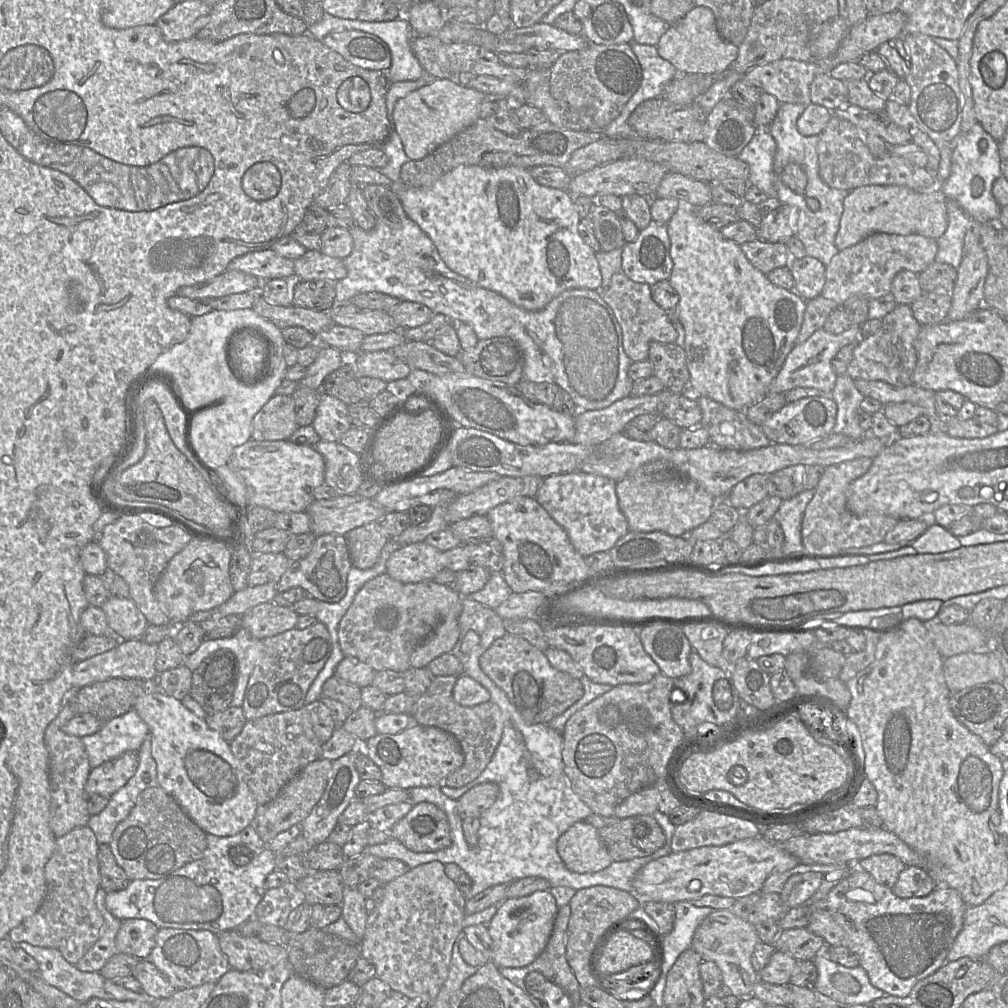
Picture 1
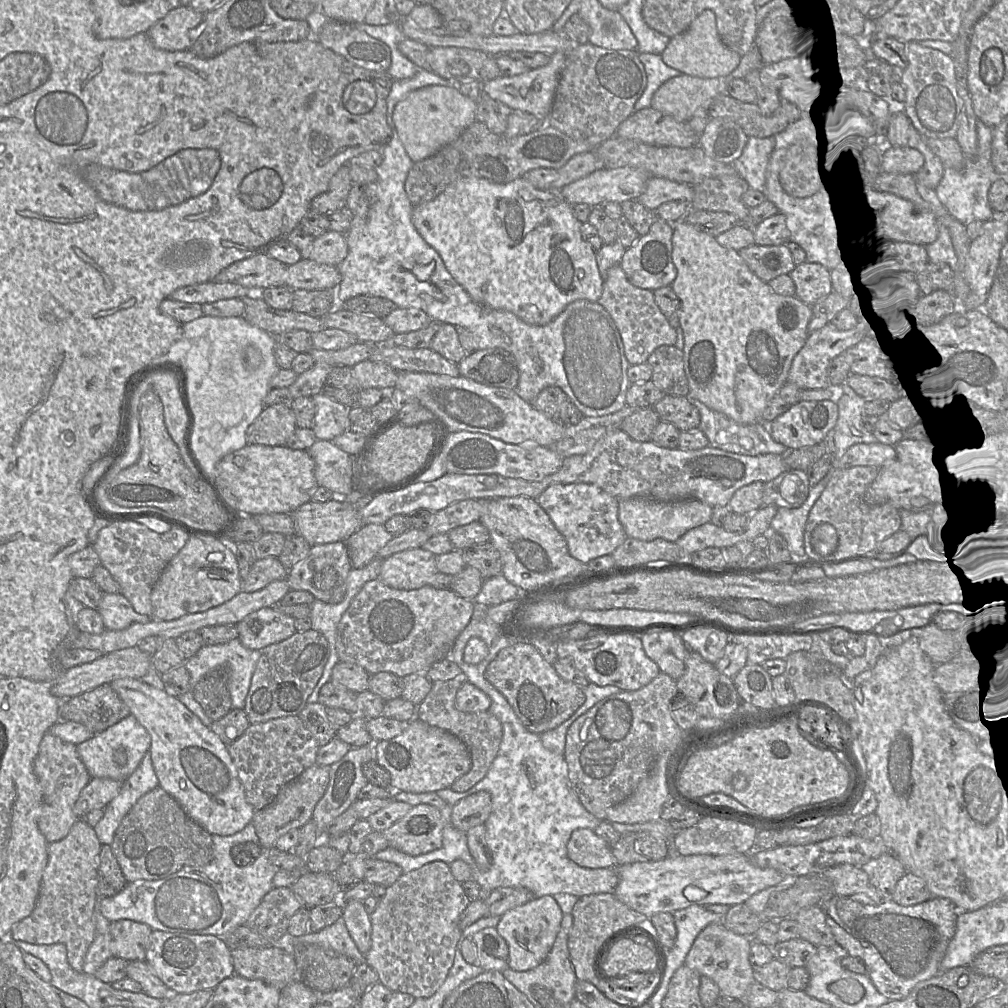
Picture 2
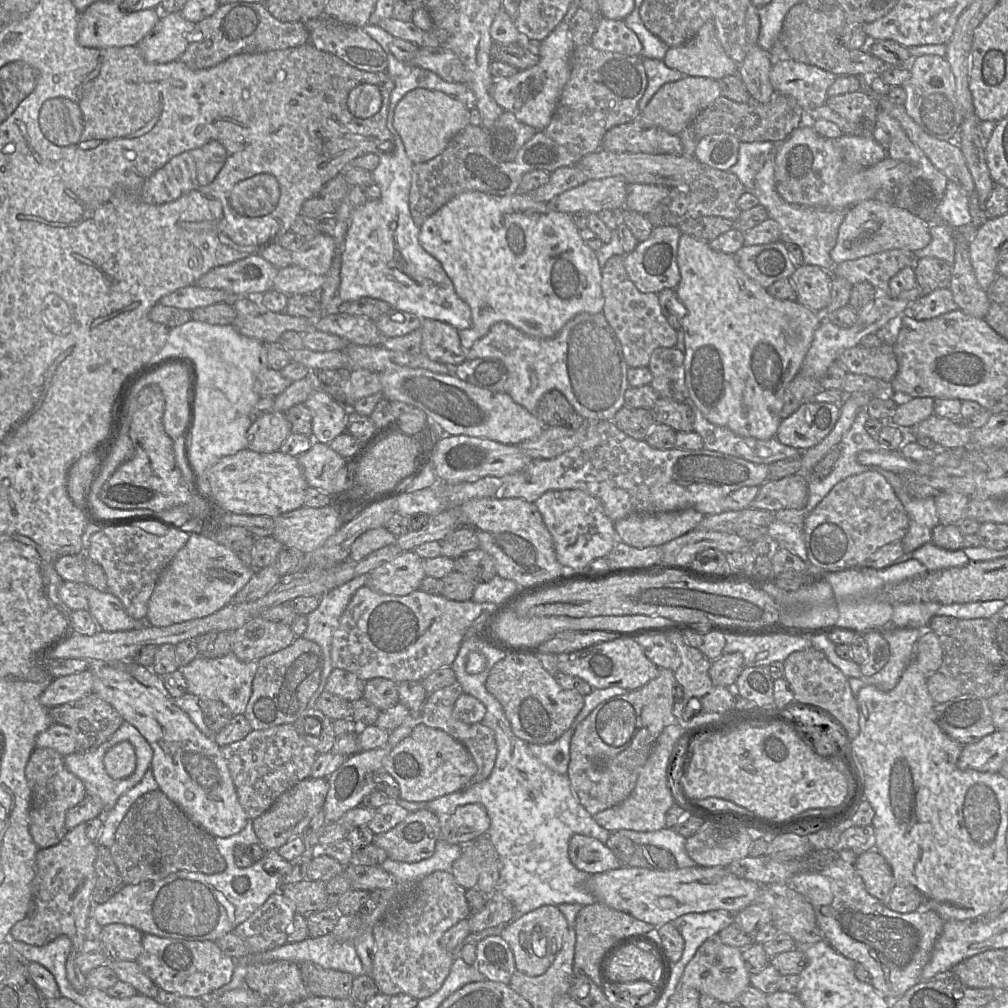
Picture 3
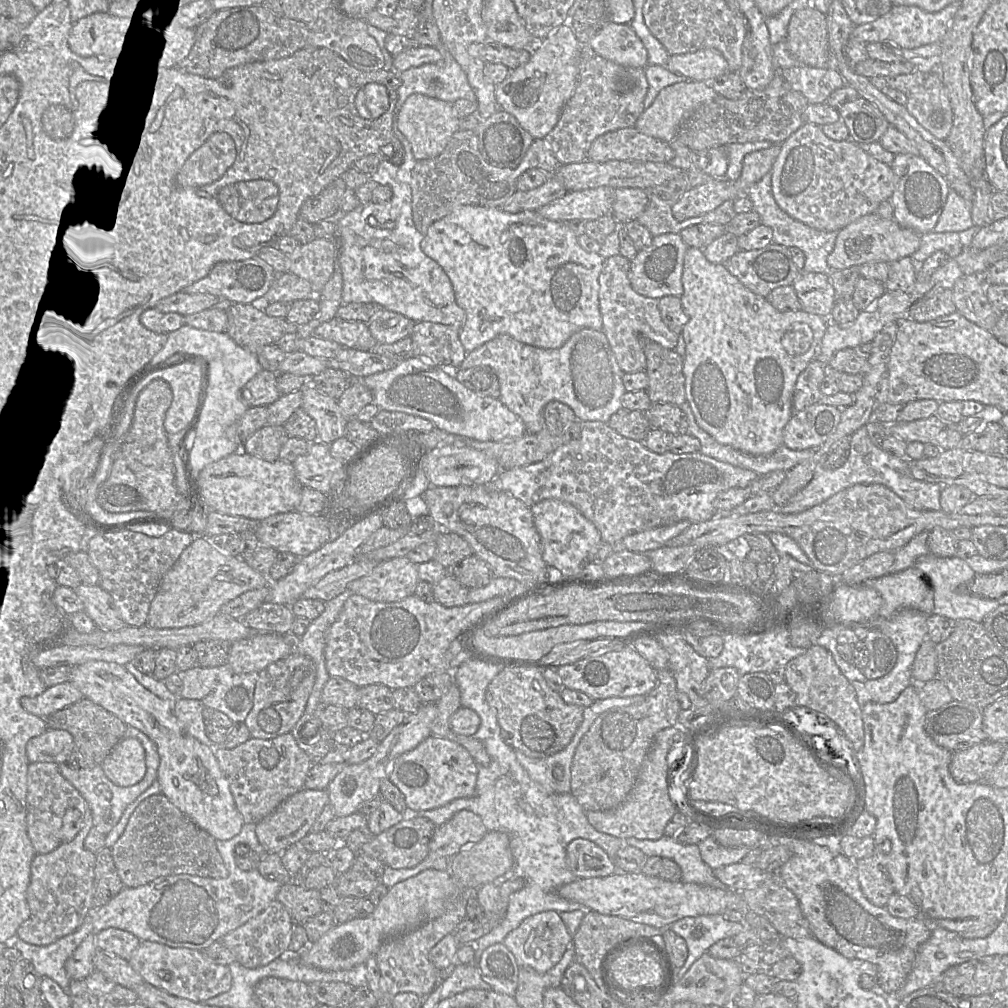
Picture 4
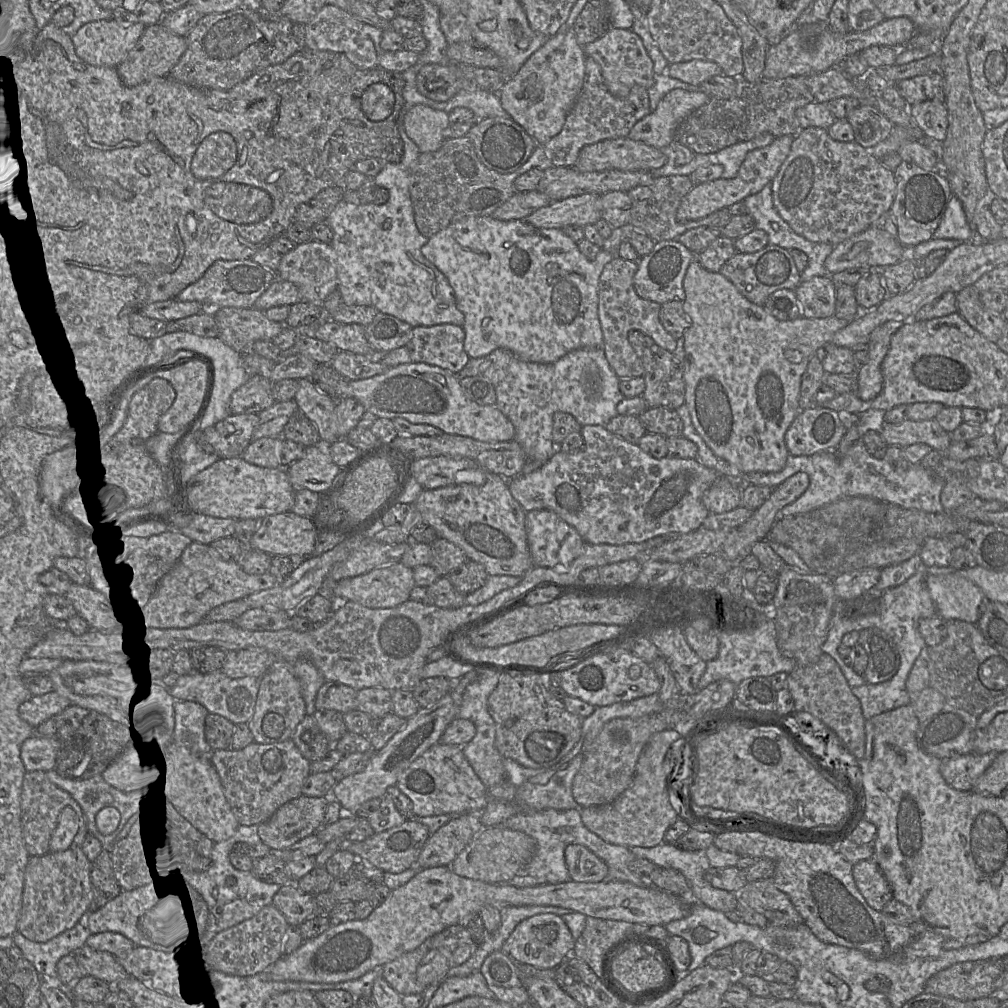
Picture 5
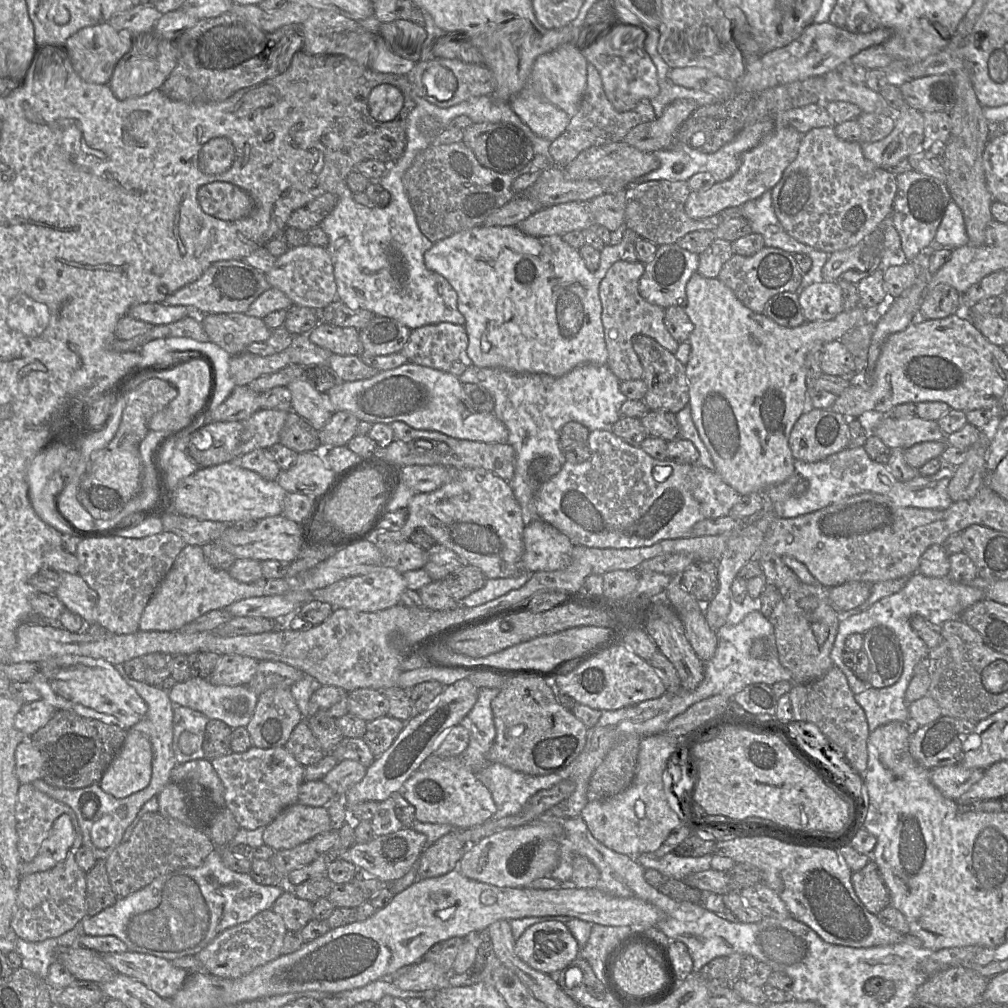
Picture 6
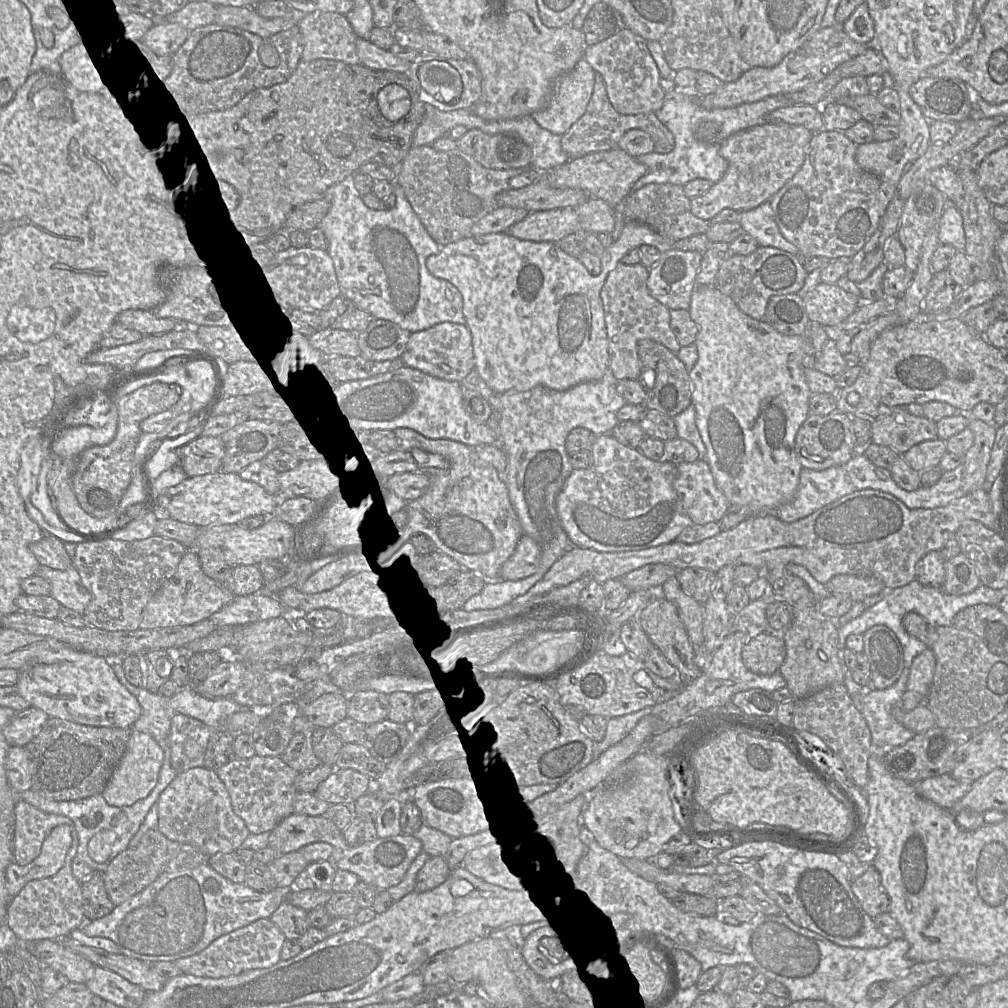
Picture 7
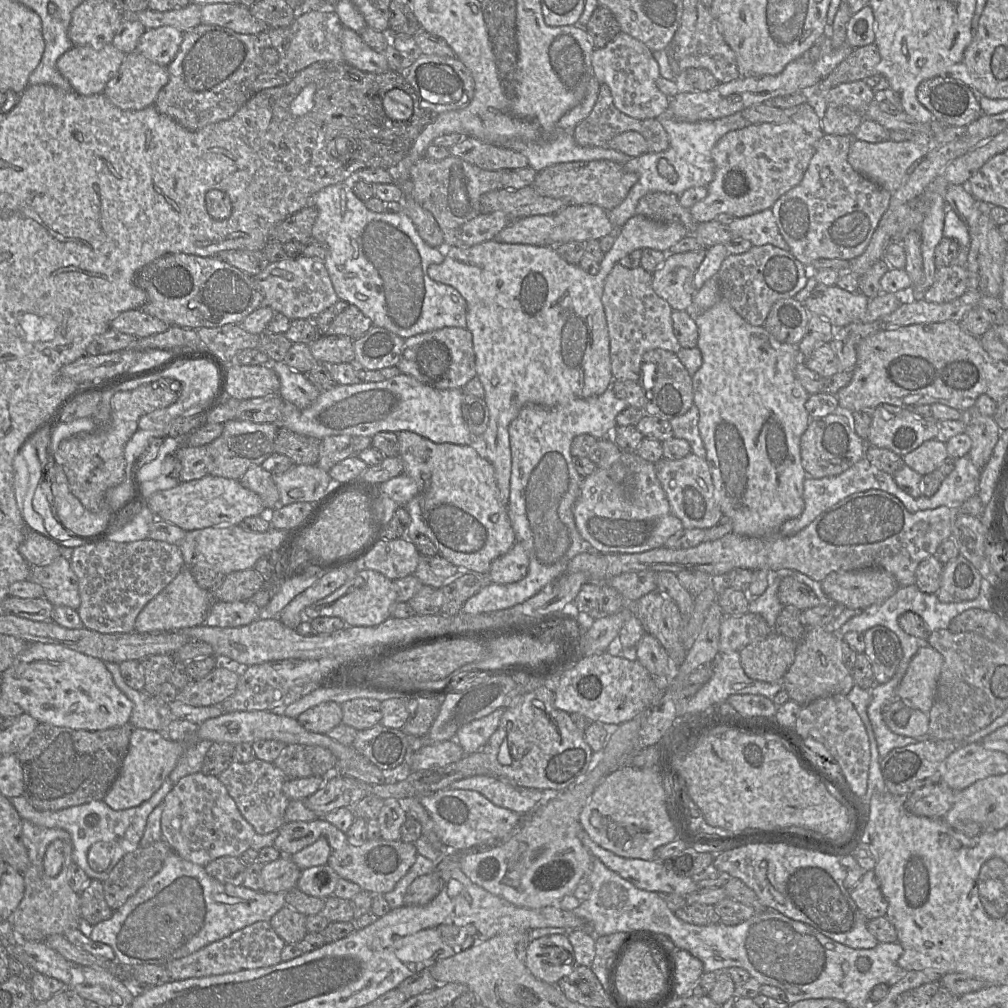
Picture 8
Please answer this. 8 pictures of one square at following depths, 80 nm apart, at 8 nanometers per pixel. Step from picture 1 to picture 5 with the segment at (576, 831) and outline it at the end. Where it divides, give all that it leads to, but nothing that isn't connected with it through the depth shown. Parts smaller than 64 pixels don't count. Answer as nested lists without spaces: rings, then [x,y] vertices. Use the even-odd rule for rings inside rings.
[[[581,844],[568,845],[565,860],[572,881],[601,882],[608,878],[607,865]]]

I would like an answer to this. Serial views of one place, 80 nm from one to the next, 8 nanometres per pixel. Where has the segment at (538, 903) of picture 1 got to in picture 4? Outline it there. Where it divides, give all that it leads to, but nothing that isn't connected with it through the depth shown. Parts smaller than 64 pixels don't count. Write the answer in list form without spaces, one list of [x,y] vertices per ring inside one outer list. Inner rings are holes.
[[[549,910],[524,919],[517,928],[506,935],[503,944],[514,955],[519,967],[529,966],[538,973],[545,973],[561,960],[572,940],[558,912]]]

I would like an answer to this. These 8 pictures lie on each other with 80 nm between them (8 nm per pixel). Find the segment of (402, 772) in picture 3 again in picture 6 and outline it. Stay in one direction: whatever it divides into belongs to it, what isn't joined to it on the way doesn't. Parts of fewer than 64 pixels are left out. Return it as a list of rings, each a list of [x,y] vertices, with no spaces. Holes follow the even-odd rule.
[[[430,755],[404,782],[402,795],[414,806],[416,820],[449,824],[455,829],[464,830],[484,824],[497,811],[491,792],[478,780],[462,757]]]

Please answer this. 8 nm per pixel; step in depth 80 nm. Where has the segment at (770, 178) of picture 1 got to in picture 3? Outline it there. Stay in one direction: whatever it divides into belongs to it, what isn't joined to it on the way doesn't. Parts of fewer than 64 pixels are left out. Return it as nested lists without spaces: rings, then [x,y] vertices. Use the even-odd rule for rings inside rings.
[[[770,141],[740,142],[738,160],[728,171],[738,177],[747,191],[754,188],[755,177],[773,151],[774,145]]]

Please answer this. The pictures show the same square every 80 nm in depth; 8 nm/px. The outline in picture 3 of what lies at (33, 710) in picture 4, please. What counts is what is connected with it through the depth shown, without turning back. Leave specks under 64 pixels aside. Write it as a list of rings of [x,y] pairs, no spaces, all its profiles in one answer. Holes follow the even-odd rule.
[[[92,666],[82,672],[55,678],[39,697],[46,708],[78,700],[93,693]]]

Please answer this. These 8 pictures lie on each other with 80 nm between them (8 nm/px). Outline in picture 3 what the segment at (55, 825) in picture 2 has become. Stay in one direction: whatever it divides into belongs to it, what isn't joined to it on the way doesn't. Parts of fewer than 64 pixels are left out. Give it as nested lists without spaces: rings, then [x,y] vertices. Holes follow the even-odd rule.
[[[35,748],[27,763],[25,775],[31,789],[29,830],[39,850],[43,850],[64,838],[68,832],[66,814],[85,798],[86,789],[82,781],[66,768],[64,756],[50,748]]]

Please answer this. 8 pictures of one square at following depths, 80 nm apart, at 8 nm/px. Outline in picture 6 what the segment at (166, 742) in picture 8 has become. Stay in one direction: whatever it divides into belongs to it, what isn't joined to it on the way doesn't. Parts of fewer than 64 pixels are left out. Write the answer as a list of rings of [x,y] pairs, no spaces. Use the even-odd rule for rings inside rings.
[[[129,730],[119,753],[99,783],[102,790],[117,799],[143,790],[151,781],[152,760],[153,751],[148,738]]]

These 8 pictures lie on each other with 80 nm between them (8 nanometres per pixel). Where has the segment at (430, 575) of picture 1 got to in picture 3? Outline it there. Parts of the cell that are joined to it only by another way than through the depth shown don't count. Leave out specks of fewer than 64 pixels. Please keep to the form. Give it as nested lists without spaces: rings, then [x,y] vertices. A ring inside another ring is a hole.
[[[412,550],[371,571],[366,585],[380,594],[406,596],[419,589],[425,577],[423,559]]]

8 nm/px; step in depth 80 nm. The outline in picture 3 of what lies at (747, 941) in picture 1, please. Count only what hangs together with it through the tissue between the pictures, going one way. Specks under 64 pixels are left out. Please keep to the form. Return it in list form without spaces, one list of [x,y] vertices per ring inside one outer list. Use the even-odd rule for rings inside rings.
[[[718,934],[707,939],[686,965],[678,986],[694,988],[700,994],[714,997],[720,1003],[737,1003],[744,989],[751,985],[750,973],[746,969],[742,950],[723,944],[719,941]]]

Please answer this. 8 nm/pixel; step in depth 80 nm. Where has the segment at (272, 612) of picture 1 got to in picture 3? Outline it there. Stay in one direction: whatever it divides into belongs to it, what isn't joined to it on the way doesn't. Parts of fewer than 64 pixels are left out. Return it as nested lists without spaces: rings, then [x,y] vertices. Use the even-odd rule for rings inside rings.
[[[256,616],[233,632],[231,652],[241,661],[259,661],[295,640],[291,627]]]

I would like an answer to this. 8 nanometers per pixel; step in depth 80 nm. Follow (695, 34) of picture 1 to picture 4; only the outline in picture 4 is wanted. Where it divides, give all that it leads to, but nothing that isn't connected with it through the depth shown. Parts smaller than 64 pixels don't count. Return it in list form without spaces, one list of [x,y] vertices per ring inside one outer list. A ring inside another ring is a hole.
[[[716,49],[670,55],[666,69],[693,81],[709,82],[729,72],[727,61]]]

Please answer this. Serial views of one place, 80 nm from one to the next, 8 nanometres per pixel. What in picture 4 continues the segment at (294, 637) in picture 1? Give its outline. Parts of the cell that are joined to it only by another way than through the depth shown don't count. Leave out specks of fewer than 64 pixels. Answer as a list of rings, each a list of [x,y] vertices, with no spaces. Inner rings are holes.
[[[297,652],[260,671],[255,684],[253,705],[244,721],[251,737],[272,739],[290,733],[305,713],[316,674],[316,665],[312,659]]]

